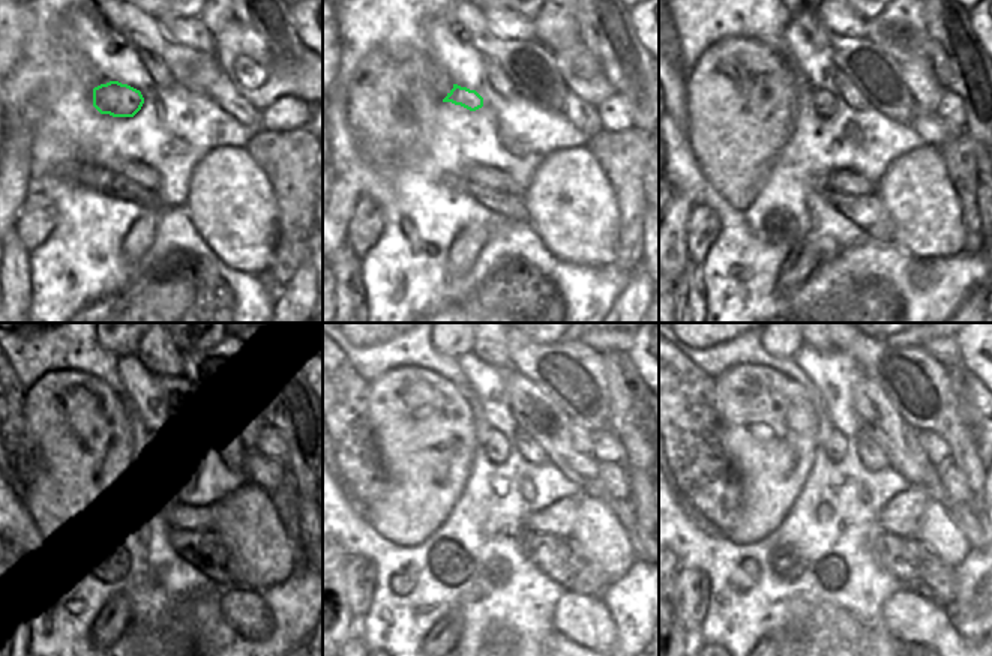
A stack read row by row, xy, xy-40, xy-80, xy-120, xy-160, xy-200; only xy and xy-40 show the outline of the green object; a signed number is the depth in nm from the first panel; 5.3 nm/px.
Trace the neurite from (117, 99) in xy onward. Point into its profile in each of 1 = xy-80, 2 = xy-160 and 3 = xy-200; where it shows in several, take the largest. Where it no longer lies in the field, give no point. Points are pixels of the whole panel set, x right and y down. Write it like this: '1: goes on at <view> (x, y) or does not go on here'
1: goes on at xy-80 (824, 101)
2: goes on at xy-160 (497, 448)
3: goes on at xy-200 (836, 446)

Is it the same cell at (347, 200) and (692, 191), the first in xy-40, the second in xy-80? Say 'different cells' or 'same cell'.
different cells

